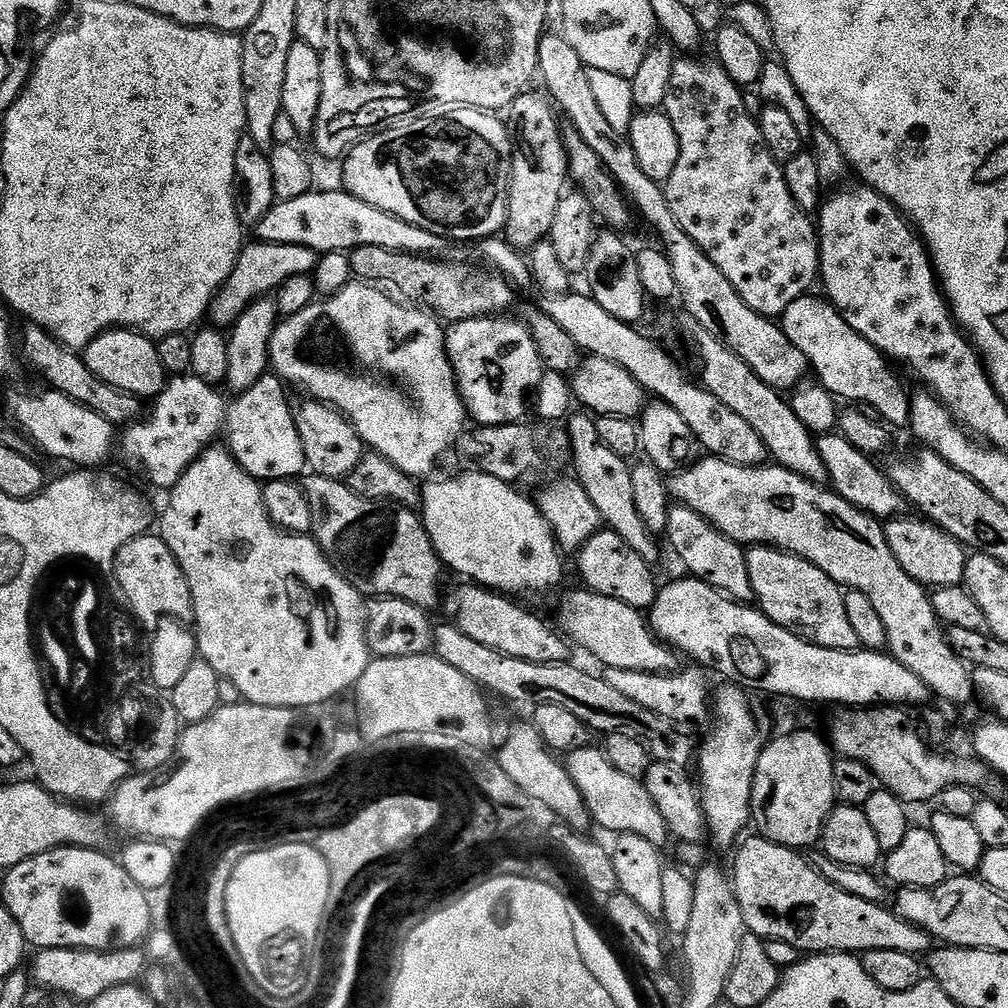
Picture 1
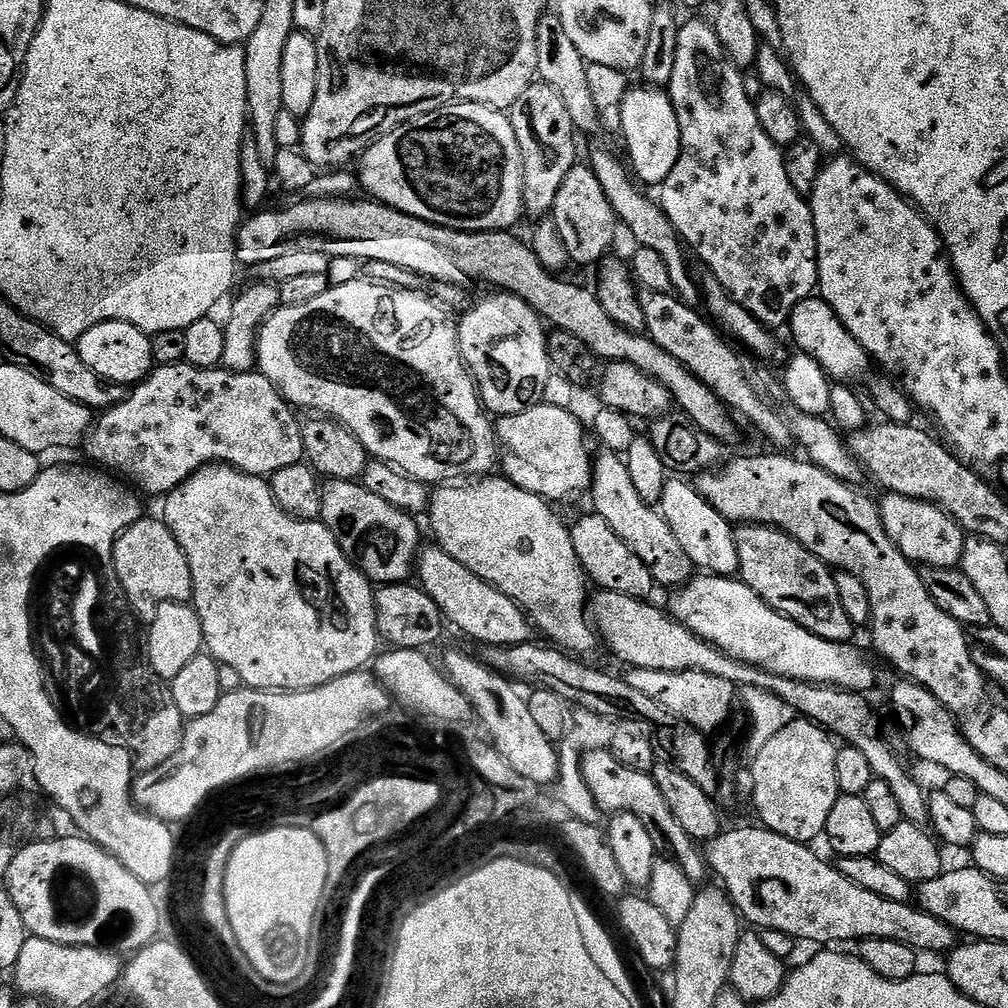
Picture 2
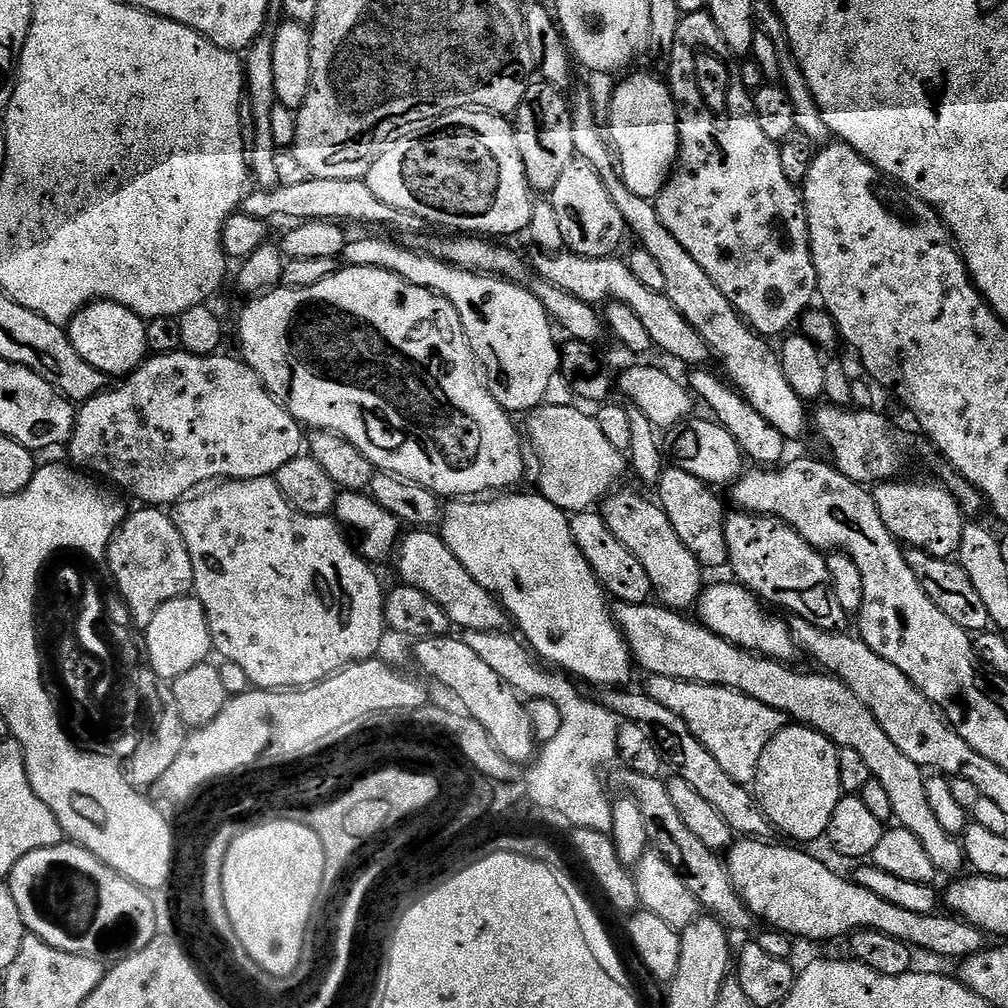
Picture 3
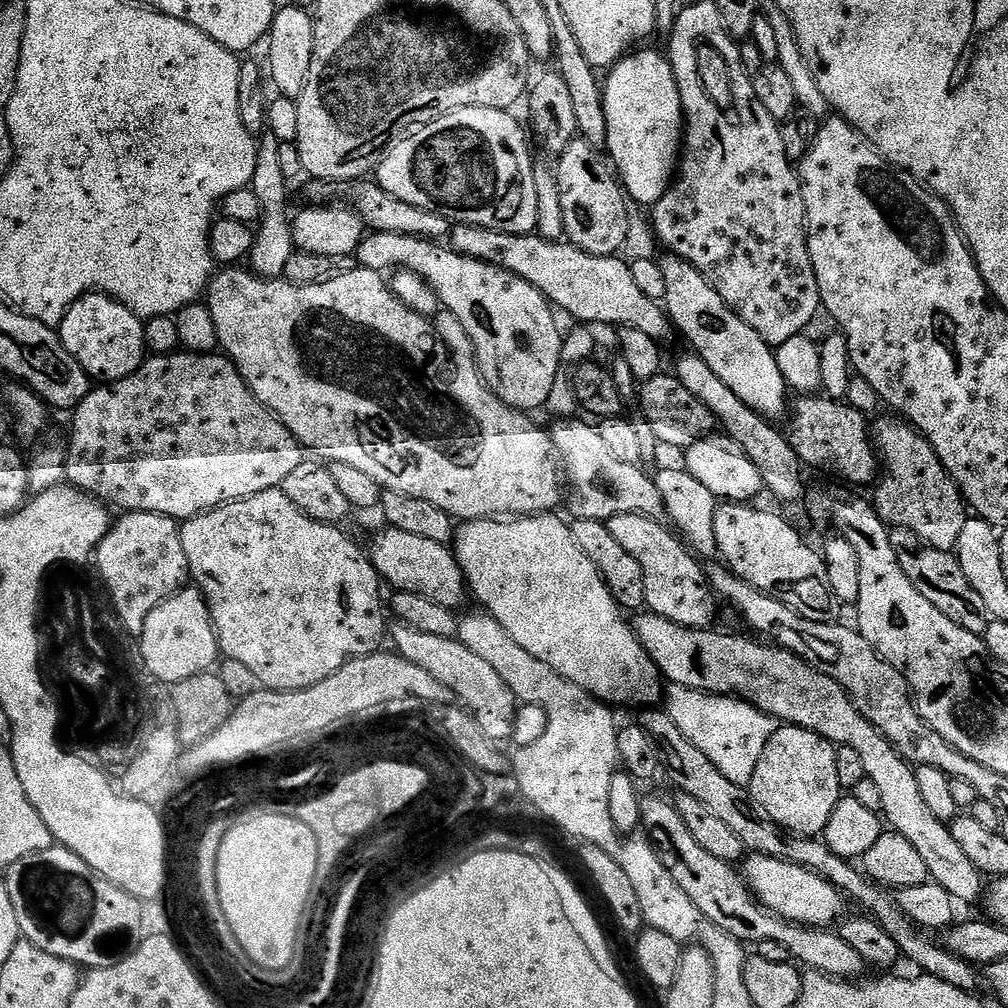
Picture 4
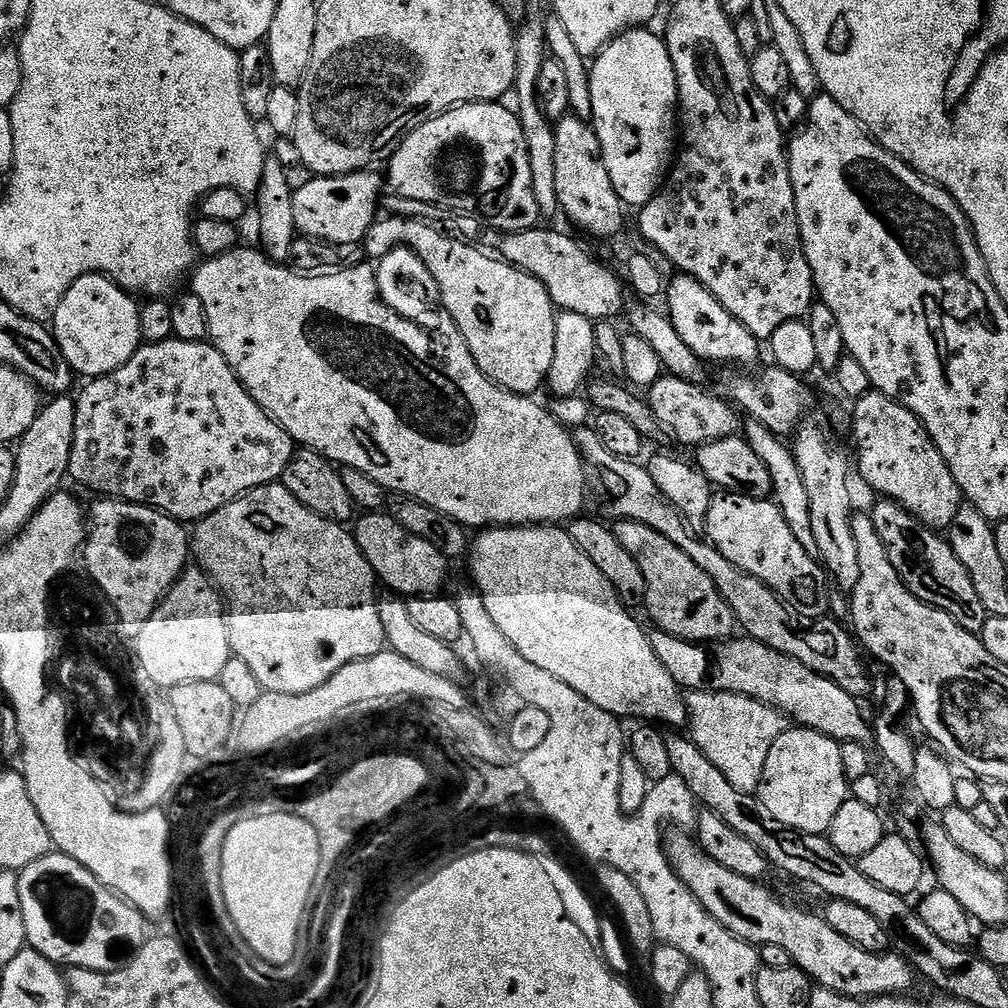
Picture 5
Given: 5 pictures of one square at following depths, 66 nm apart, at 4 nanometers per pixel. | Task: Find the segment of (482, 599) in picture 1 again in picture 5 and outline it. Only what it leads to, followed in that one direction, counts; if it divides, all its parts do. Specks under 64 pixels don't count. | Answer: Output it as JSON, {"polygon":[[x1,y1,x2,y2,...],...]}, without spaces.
{"polygon":[[364,514,355,524,358,550,362,550,366,562,370,562,377,581,383,587,385,584,393,588,391,591,400,598,434,596,445,591,444,583,448,580,450,561,434,546,430,546,426,538,410,534,390,514]]}

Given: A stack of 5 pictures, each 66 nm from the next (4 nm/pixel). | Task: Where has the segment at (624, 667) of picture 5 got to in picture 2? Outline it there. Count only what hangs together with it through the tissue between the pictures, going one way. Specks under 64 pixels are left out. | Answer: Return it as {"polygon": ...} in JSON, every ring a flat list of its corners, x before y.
{"polygon":[[507,478,492,479,473,483,476,484,473,488,456,492,453,496,448,486,437,487,431,493,430,517,432,532,436,535,435,543,446,554,462,562,466,570,478,574,478,578,492,584,506,598,513,600,534,625,535,631,549,636,552,639,549,641,556,648,584,658,587,652,595,650,596,644,598,648,598,633,586,615,590,604,590,581,578,562,578,554,574,554,569,525,560,521,559,514,552,509,555,507,541,496,514,486]]}

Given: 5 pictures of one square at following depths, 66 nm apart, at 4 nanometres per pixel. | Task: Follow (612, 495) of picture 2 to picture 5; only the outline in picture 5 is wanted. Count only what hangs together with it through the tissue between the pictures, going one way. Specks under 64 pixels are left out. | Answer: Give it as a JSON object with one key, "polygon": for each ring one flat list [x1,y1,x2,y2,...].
{"polygon":[[616,520,611,525,612,532,622,542,622,546,638,562,642,578,646,578,646,598,643,607,648,608,655,627,661,632,669,632,682,640,691,640,701,644,724,642,737,631,738,625,730,606,718,594,714,582,674,542,662,538,658,530,642,526,642,522]]}

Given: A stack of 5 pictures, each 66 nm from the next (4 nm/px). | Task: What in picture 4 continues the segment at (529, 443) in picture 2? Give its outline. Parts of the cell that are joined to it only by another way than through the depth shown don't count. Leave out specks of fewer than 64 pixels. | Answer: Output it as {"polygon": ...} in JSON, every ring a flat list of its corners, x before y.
{"polygon":[[564,418,553,428,550,428,552,446,558,457,559,467,562,469,563,479,566,481,566,504,572,507,572,516,581,520,602,520,607,522,618,514,642,514,652,519,663,521,666,513,662,494,658,494,658,486,651,475,643,472,640,464,621,462,615,454,610,454,606,442,602,438,599,427,587,424,587,419]]}

